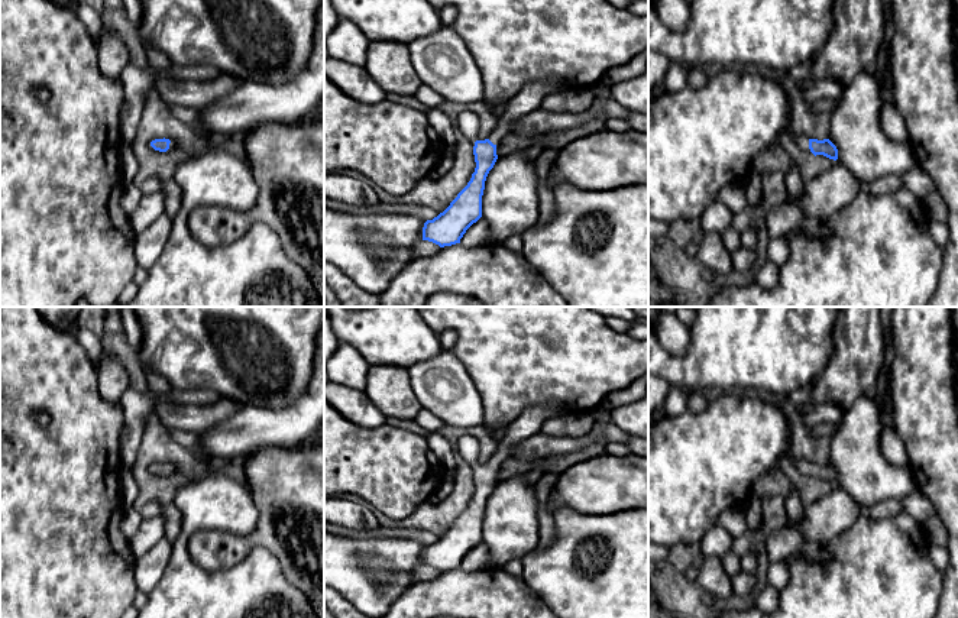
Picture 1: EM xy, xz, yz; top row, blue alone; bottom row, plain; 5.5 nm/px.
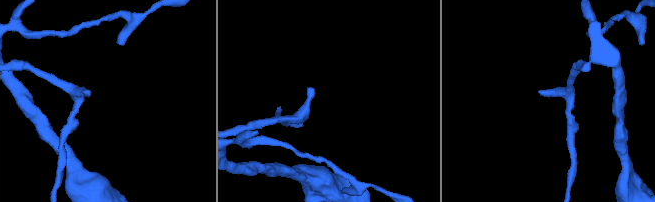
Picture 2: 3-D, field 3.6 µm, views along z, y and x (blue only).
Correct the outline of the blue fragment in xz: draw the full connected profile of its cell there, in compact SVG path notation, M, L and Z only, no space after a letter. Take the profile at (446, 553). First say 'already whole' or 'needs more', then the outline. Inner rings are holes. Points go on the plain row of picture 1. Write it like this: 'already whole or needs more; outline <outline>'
needs more; outline M534 405L508 424L506 433L498 443L491 460L475 466L476 492L470 505L443 537L424 547L423 564L433 566L440 572L460 567L466 554L482 541L482 520L486 501L498 483L496 469L512 456L512 449L517 444L540 433L541 426L547 420L564 412L564 408L560 405Z

